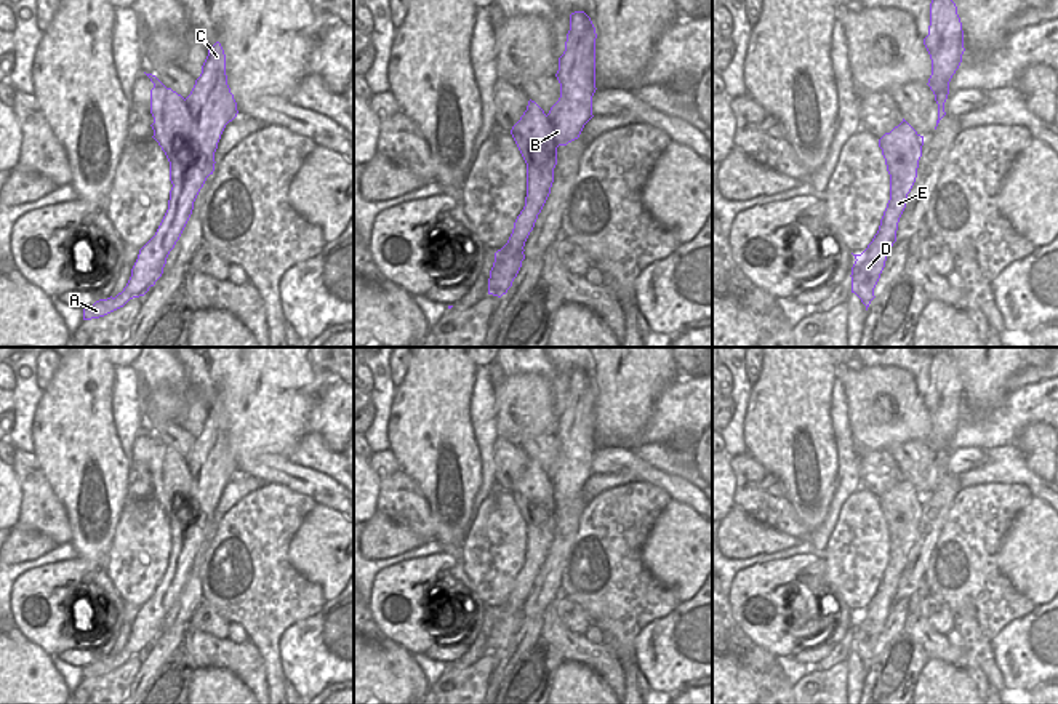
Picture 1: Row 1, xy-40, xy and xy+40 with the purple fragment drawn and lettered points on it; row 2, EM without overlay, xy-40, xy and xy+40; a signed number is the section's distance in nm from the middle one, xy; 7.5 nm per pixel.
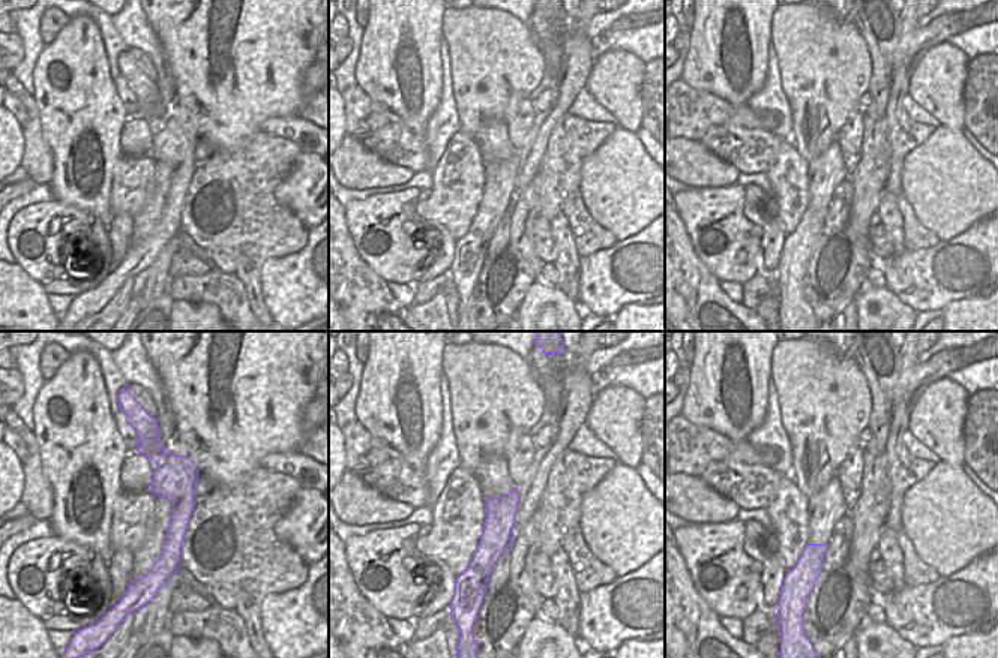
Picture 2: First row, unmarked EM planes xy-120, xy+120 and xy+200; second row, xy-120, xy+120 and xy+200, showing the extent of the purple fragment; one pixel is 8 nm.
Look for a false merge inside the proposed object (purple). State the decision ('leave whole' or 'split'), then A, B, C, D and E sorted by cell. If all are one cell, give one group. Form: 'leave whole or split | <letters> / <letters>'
split | A B C / D E

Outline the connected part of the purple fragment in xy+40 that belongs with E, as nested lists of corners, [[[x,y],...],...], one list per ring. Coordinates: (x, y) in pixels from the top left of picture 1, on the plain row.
[[[882,510],[890,533],[890,558],[880,578],[880,584],[872,600],[861,613],[855,614],[855,622],[852,626],[852,651],[855,651],[866,669],[874,654],[874,646],[880,637],[885,626],[887,614],[896,600],[896,589],[900,576],[906,566],[908,554],[900,549],[900,533],[898,528],[904,523],[901,517],[895,512]]]

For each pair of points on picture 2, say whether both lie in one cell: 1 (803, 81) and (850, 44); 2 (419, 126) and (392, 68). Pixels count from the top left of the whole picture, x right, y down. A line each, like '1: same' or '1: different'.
1: same
2: same

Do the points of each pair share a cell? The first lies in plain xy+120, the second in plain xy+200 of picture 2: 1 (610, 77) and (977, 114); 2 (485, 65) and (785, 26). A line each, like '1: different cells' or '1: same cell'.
1: different cells
2: same cell

